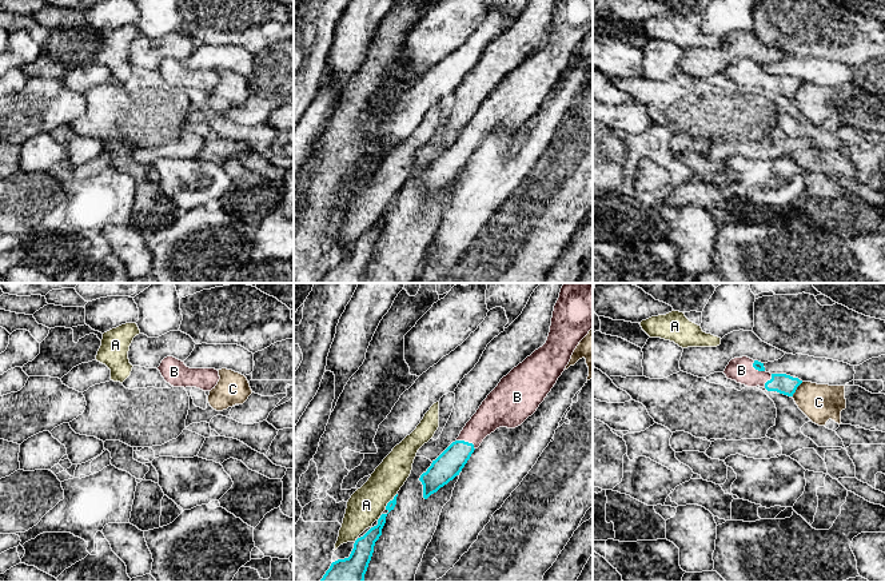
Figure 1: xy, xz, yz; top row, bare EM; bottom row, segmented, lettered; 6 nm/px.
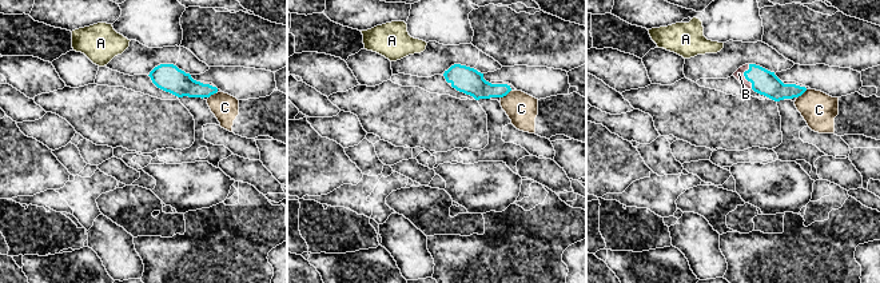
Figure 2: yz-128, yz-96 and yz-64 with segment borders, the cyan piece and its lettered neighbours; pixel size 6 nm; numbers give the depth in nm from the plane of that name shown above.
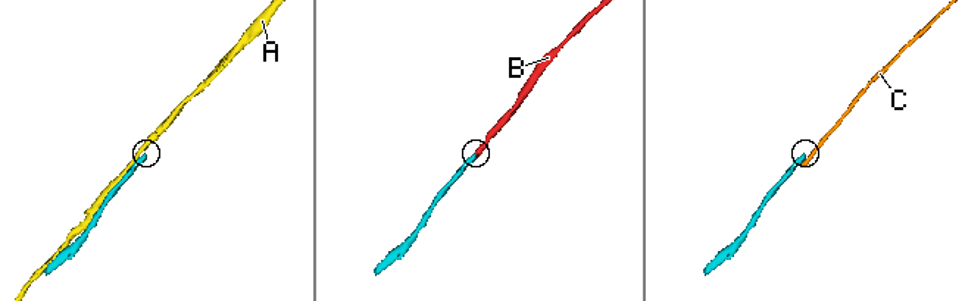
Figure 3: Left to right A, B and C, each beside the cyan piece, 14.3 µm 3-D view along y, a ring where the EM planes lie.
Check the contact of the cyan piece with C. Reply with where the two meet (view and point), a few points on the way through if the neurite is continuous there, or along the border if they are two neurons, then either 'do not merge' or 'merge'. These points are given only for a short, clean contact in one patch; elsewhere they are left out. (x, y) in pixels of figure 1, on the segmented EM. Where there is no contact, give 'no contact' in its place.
yz (796, 389) | along yz (802, 382), (792, 395) | do not merge

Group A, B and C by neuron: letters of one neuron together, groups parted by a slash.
A / B / C

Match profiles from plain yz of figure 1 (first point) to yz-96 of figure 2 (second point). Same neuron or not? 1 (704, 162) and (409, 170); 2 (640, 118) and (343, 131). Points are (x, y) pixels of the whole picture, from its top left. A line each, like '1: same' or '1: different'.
1: same
2: same

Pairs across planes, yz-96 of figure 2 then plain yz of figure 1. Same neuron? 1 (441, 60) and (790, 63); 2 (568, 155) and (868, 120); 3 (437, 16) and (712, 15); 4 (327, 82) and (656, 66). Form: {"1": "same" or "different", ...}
{"1": "different", "2": "different", "3": "same", "4": "different"}

